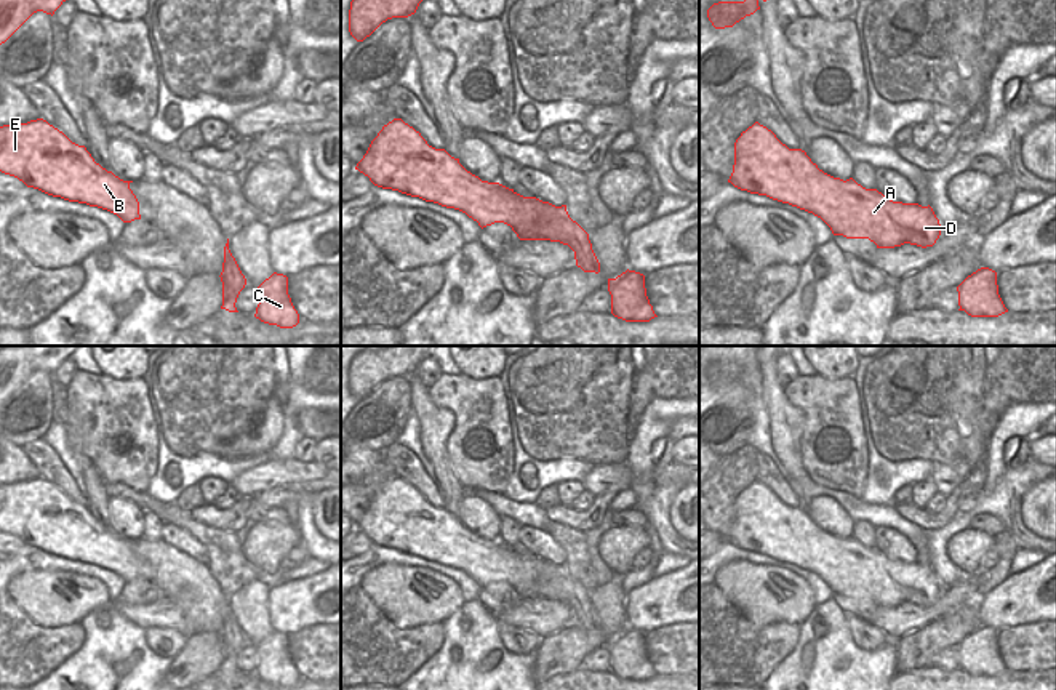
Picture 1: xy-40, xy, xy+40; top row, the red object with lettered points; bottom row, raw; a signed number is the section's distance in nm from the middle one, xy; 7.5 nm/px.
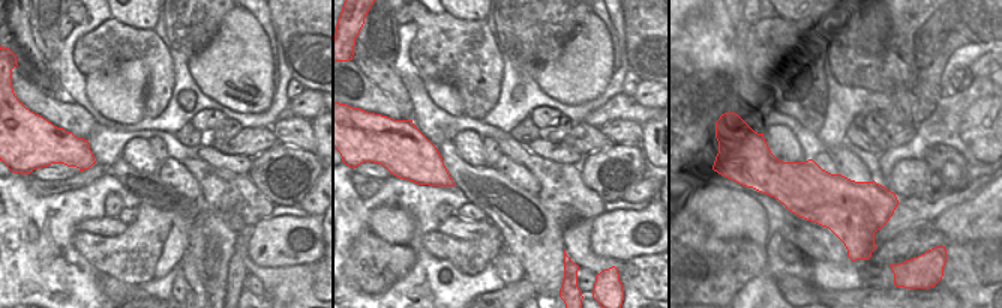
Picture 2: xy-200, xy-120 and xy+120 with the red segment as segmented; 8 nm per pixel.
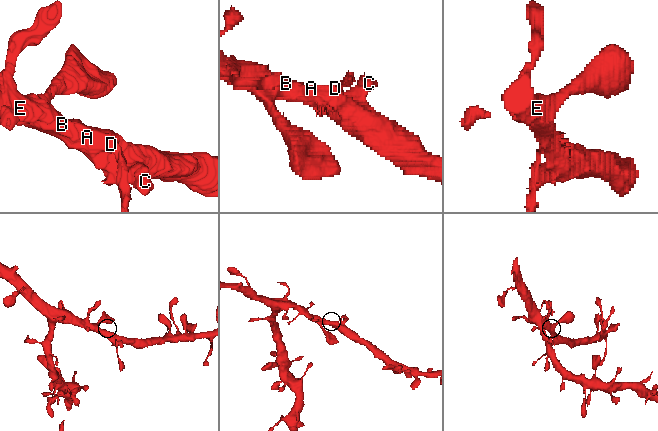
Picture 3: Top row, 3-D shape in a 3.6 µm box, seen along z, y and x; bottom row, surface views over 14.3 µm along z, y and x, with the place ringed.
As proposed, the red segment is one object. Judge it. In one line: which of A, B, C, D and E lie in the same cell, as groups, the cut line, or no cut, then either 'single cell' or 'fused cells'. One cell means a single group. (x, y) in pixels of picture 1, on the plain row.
groups A B C D E; cut none; single cell

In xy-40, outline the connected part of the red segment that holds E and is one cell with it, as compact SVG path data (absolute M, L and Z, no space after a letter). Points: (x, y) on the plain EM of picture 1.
M43 477L0 485L0 530L48 554L107 568L123 581L141 578L139 560L130 548L133 540L102 527L85 504L72 501Z

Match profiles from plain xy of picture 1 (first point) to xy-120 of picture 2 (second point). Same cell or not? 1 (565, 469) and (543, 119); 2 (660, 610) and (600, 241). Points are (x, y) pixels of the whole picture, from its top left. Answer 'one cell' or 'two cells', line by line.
1: two cells
2: one cell

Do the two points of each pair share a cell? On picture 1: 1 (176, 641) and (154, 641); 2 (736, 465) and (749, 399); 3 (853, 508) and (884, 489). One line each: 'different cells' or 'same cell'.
1: same cell
2: different cells
3: different cells

